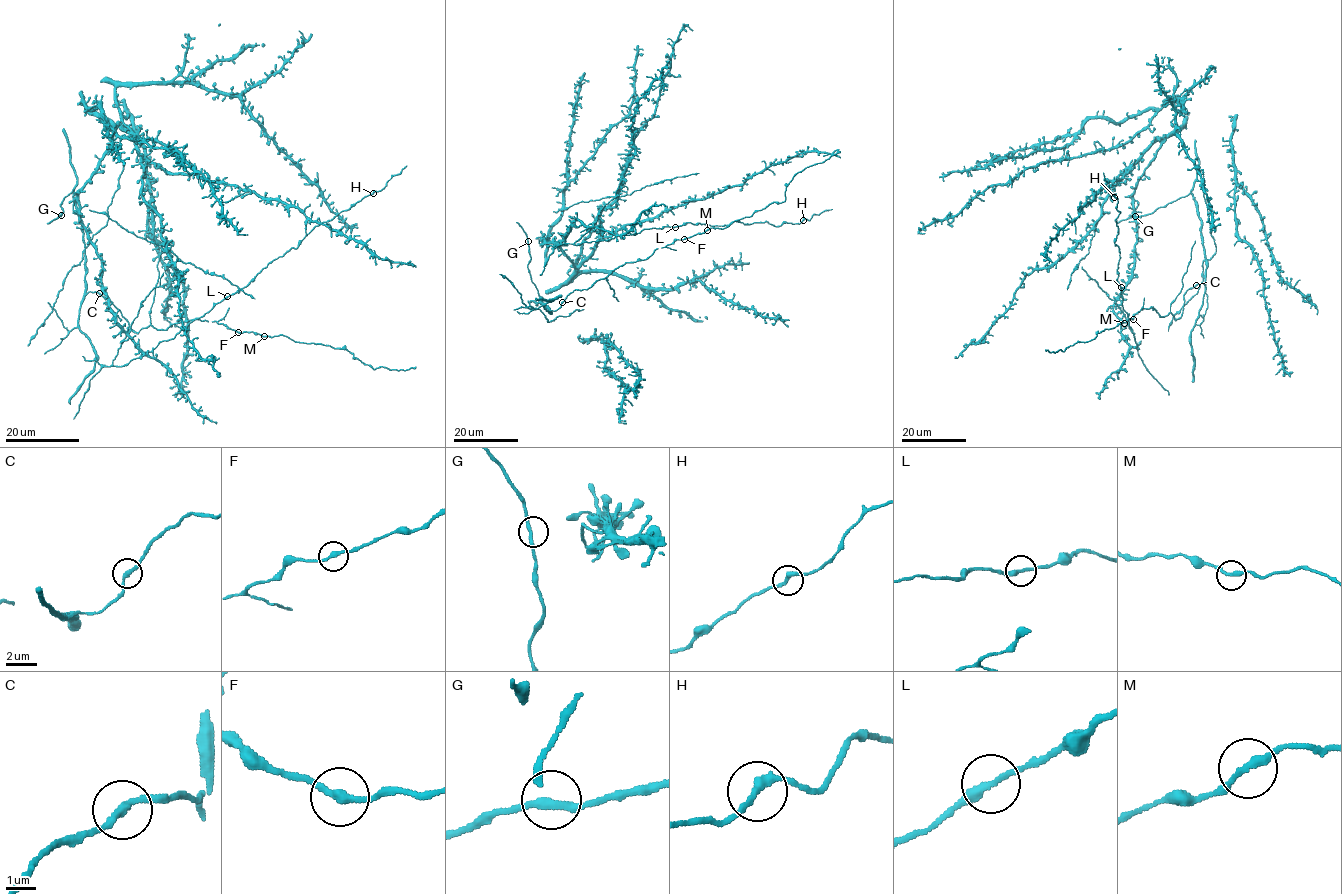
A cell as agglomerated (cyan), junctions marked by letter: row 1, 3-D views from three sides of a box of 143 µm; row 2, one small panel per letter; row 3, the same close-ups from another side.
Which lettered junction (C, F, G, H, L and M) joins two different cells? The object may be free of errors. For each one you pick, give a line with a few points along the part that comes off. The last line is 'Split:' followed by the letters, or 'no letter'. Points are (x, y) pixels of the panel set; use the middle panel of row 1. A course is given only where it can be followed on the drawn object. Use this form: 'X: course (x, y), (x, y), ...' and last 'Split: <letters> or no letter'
Split: no letter

